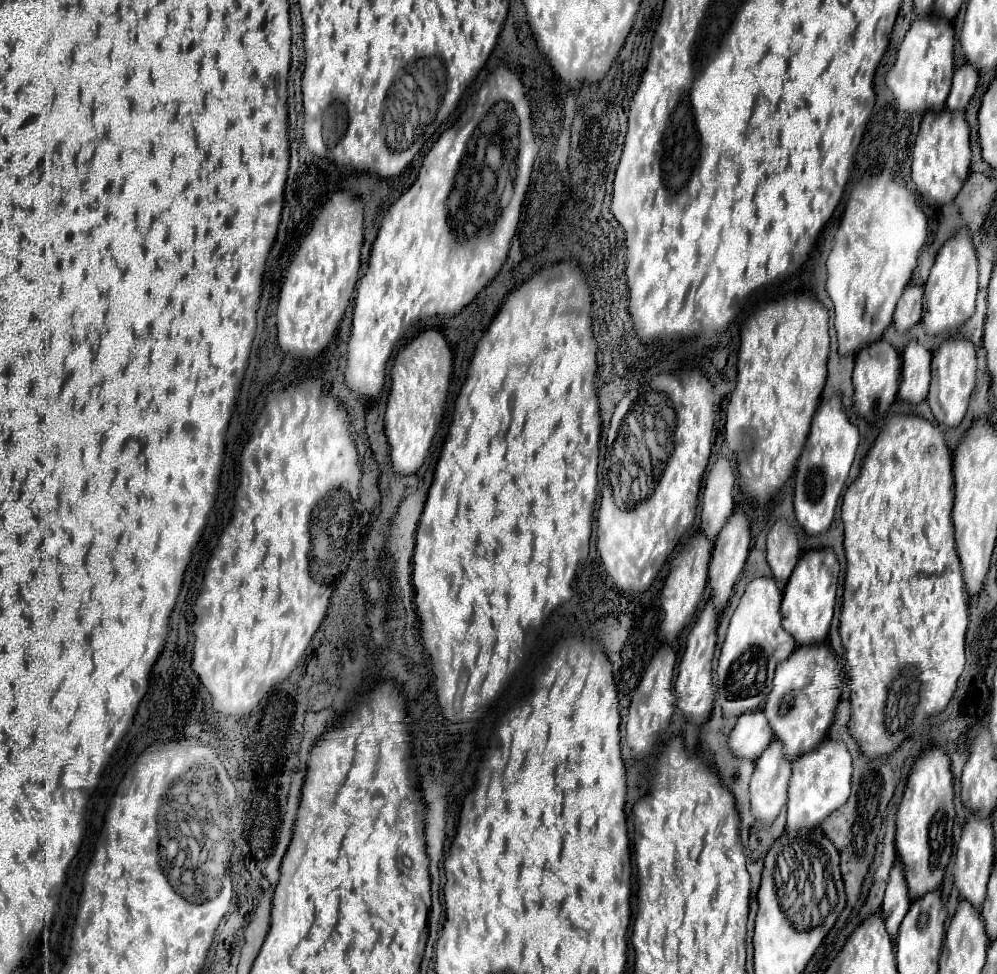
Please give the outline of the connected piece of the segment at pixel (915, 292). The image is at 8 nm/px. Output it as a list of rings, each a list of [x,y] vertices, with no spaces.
[[[907,285],[895,315],[893,315],[893,325],[897,329],[897,333],[907,333],[911,327],[915,327],[921,319],[921,307],[923,307],[923,287],[921,285]]]

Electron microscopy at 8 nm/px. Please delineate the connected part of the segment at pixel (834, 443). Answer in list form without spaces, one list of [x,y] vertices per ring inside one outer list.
[[[835,395],[827,401],[821,401],[813,417],[811,433],[799,457],[795,473],[795,515],[799,525],[809,535],[825,533],[831,527],[841,491],[845,487],[849,469],[855,459],[857,445],[859,445],[859,431],[845,415],[841,399]]]

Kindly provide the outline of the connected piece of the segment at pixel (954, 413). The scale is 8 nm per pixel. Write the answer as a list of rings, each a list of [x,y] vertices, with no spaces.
[[[955,337],[947,339],[935,353],[933,353],[933,375],[931,375],[931,389],[929,389],[929,405],[935,415],[935,419],[947,427],[957,427],[967,411],[969,397],[975,387],[975,371],[977,371],[977,359],[975,359],[975,347],[969,339]]]

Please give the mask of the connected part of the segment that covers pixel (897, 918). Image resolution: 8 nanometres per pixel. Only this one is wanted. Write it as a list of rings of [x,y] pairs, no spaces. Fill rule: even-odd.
[[[895,861],[895,865],[891,869],[891,875],[889,875],[889,883],[887,883],[887,891],[885,891],[885,901],[883,901],[883,907],[881,907],[887,931],[893,937],[893,941],[897,937],[899,925],[901,925],[903,917],[907,915],[909,907],[911,907],[911,897],[907,893],[907,883],[905,883],[905,877],[903,877],[903,867],[901,867],[901,861]]]

